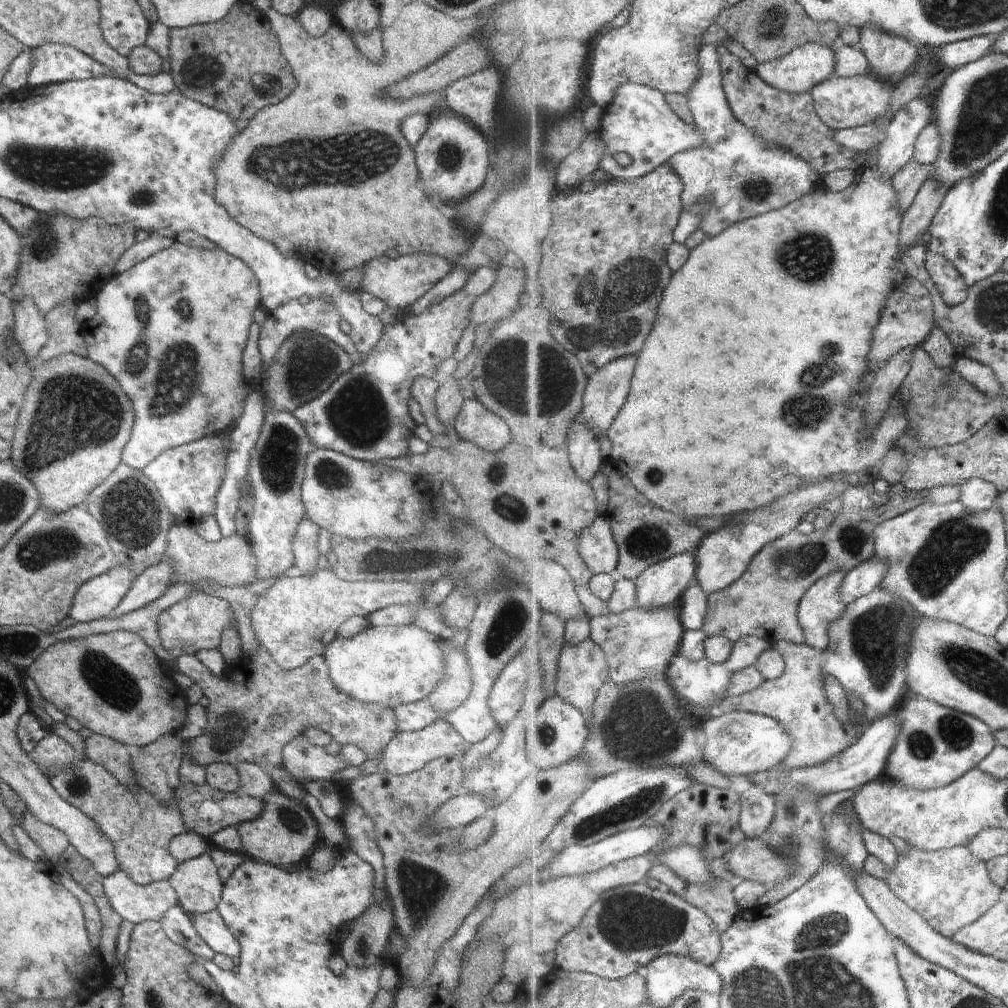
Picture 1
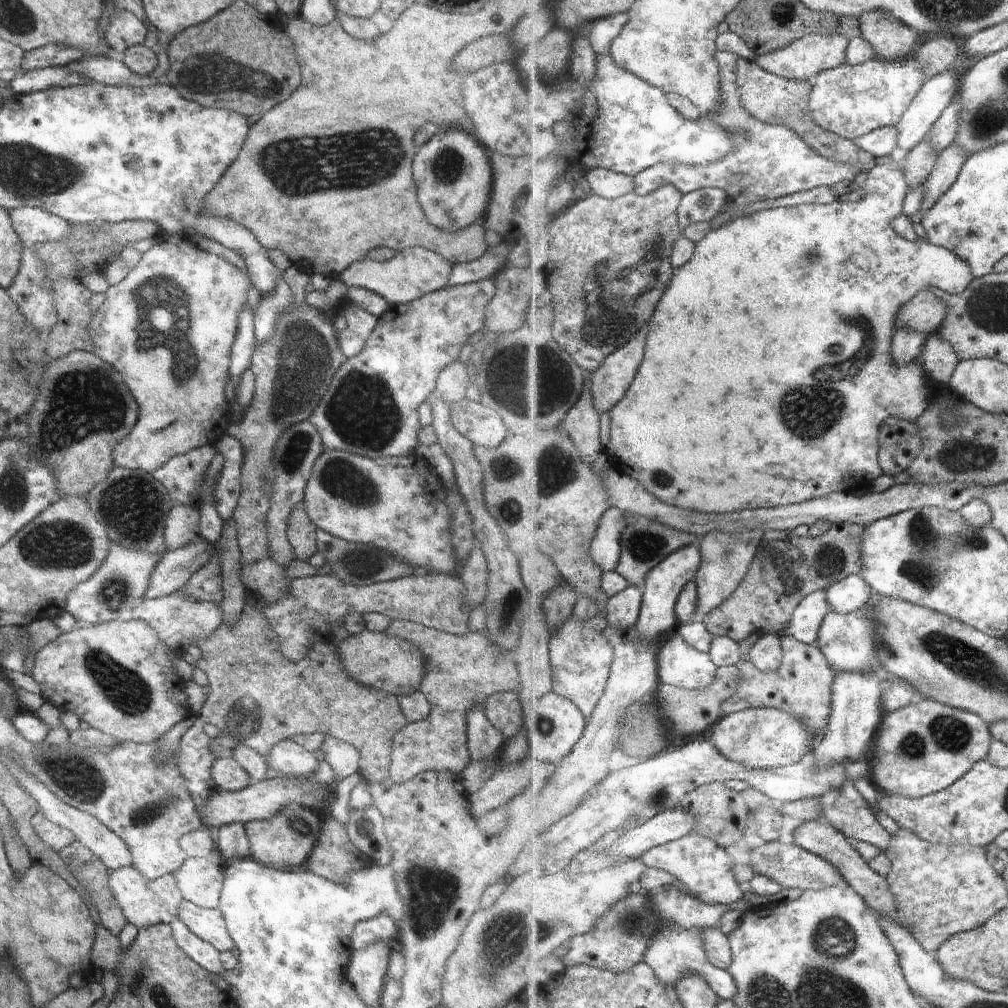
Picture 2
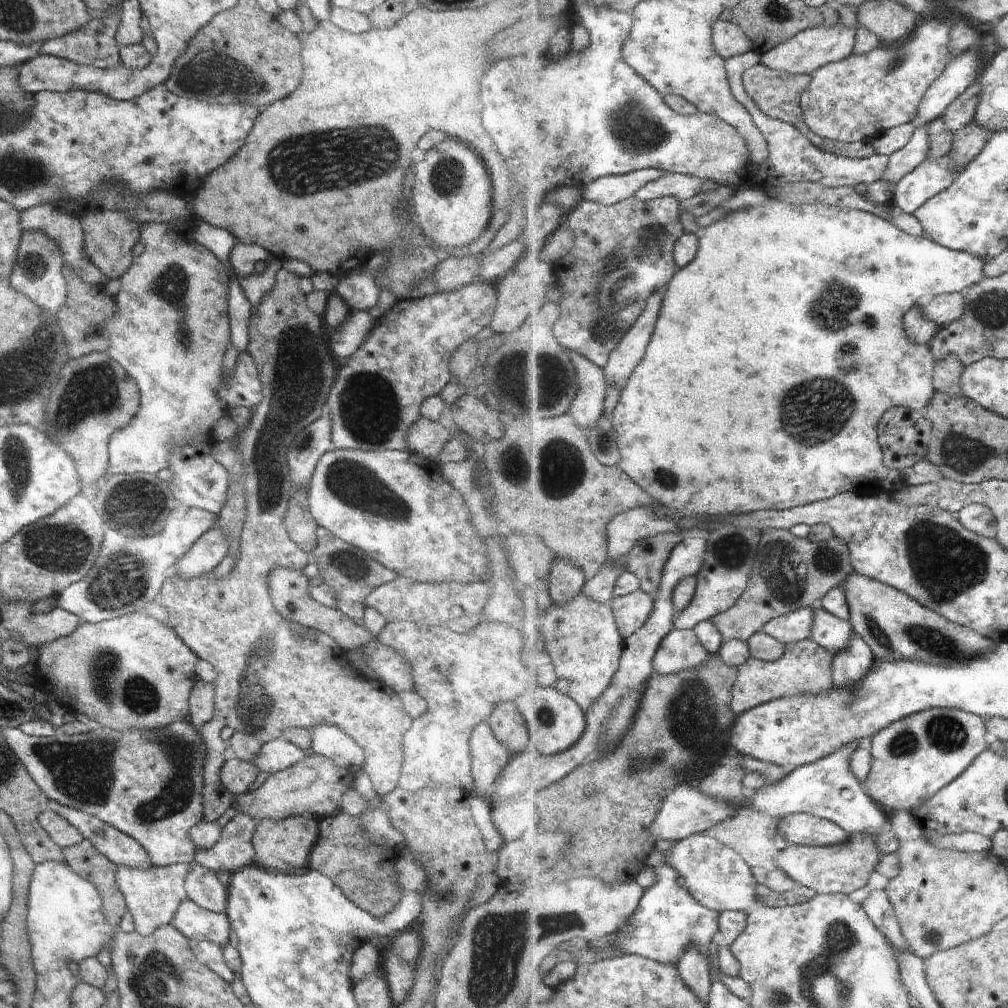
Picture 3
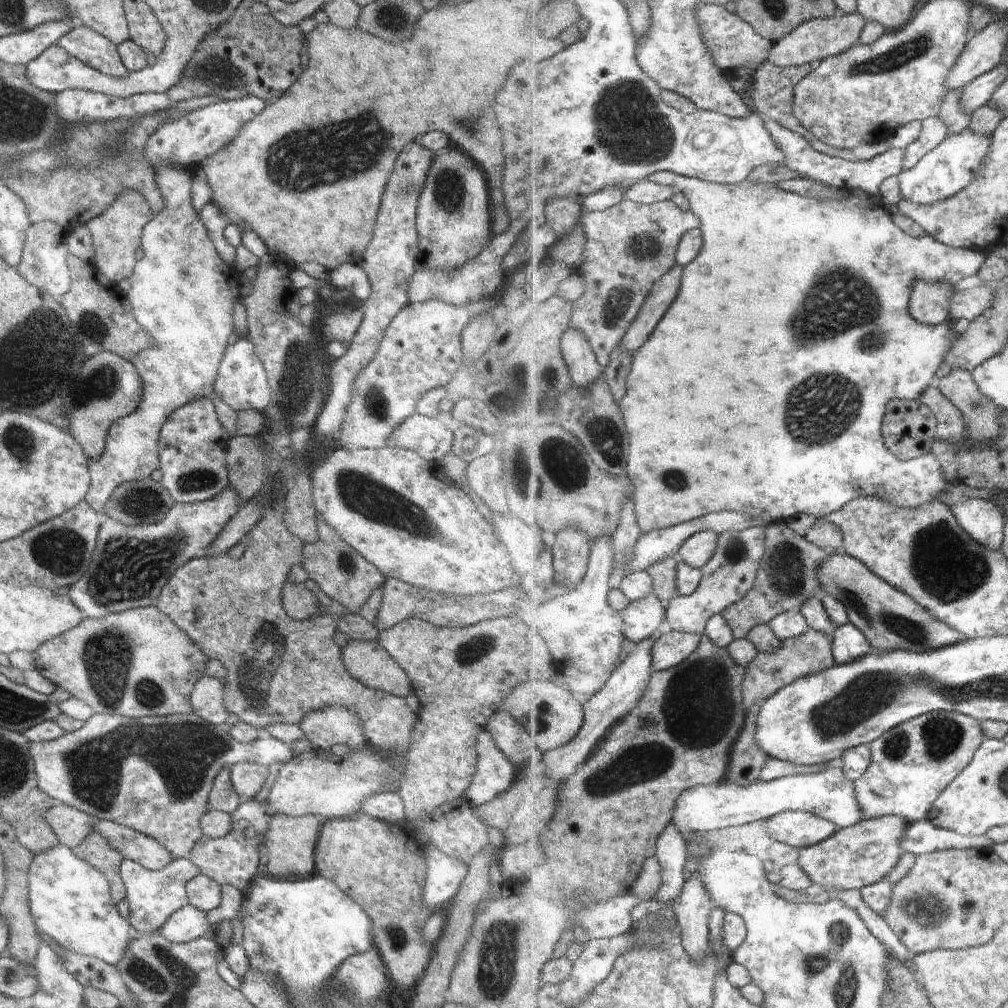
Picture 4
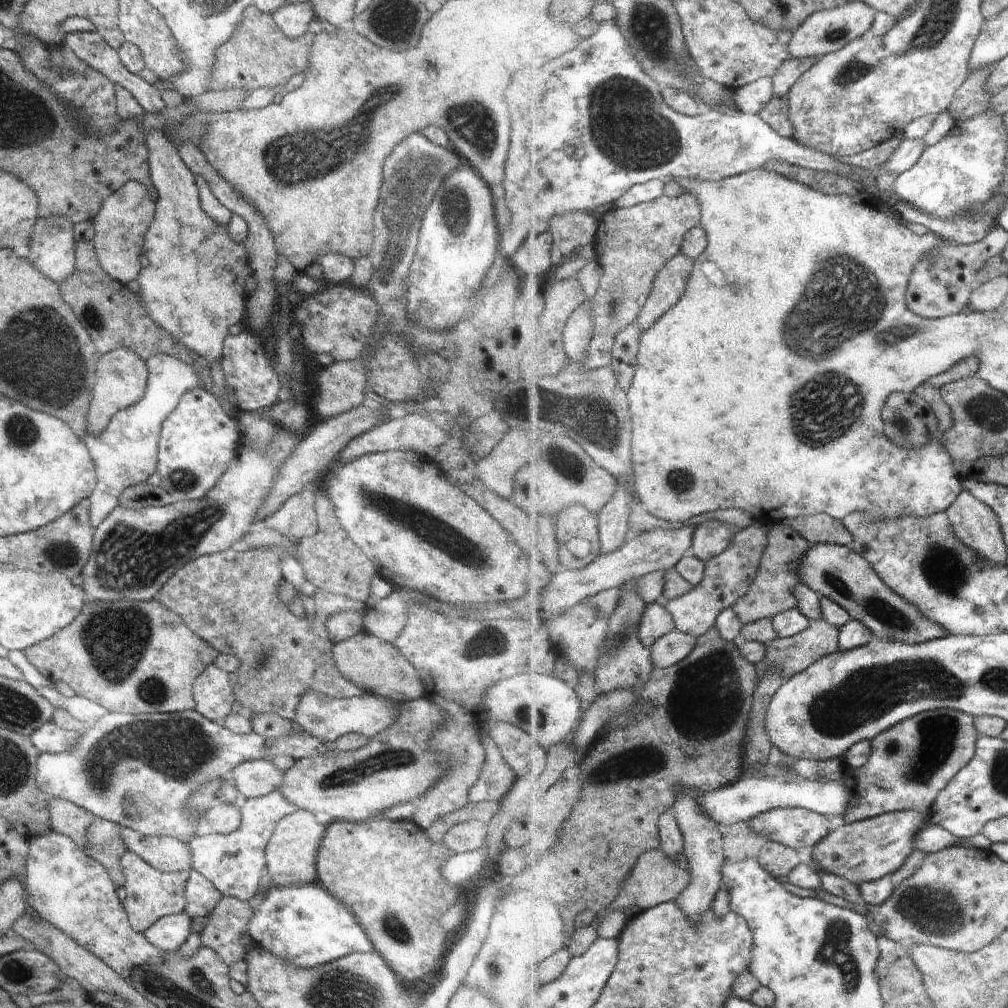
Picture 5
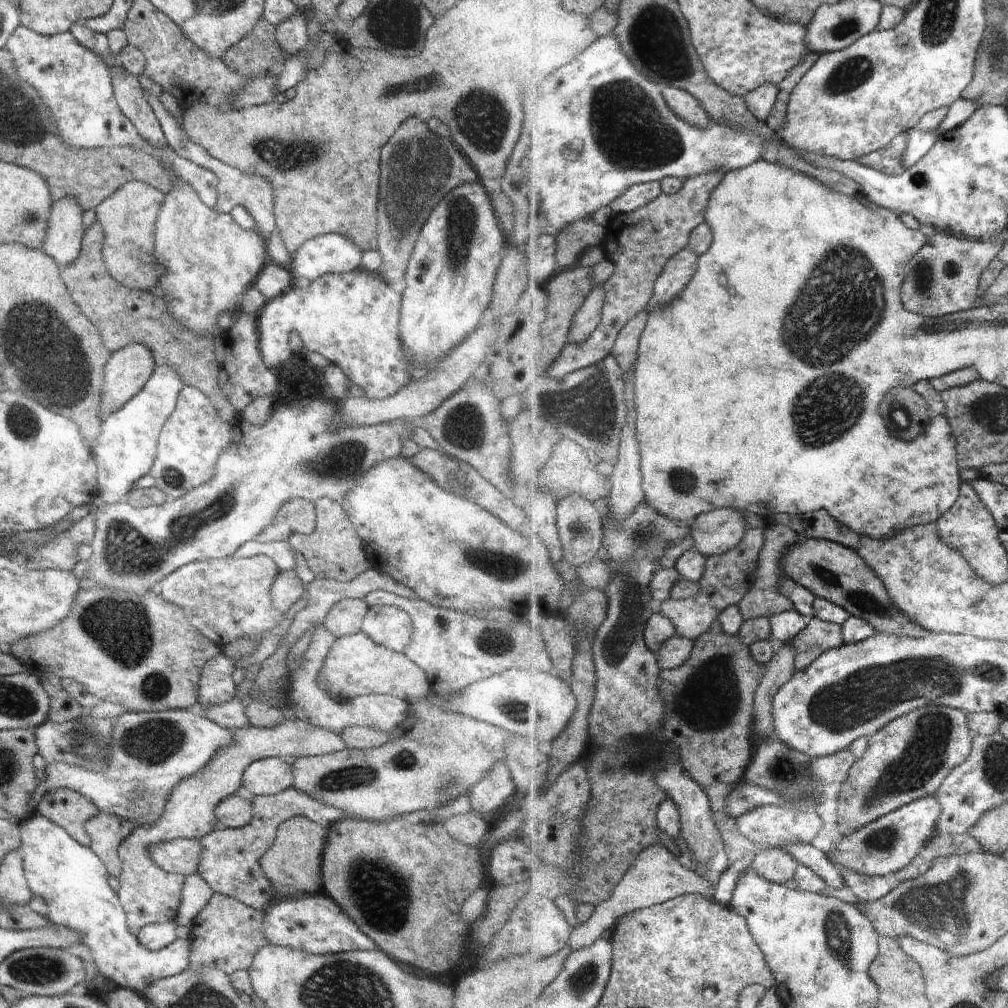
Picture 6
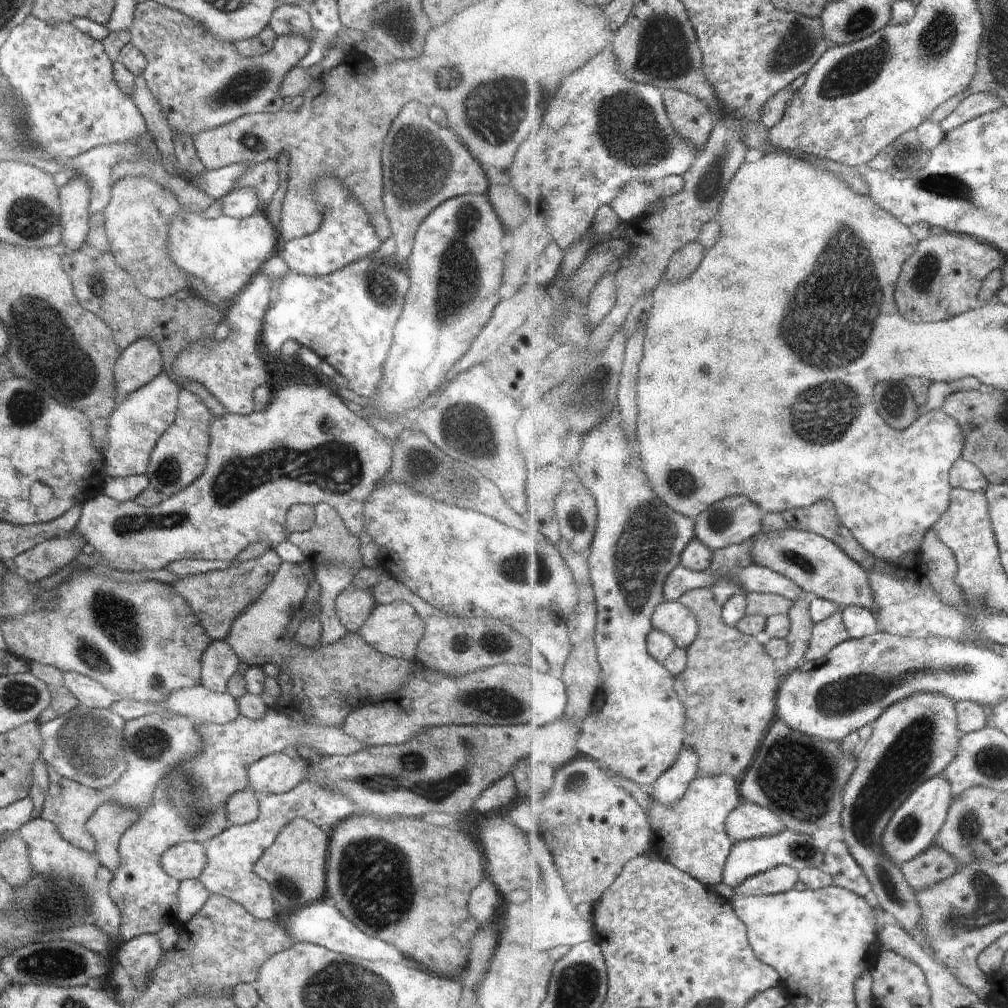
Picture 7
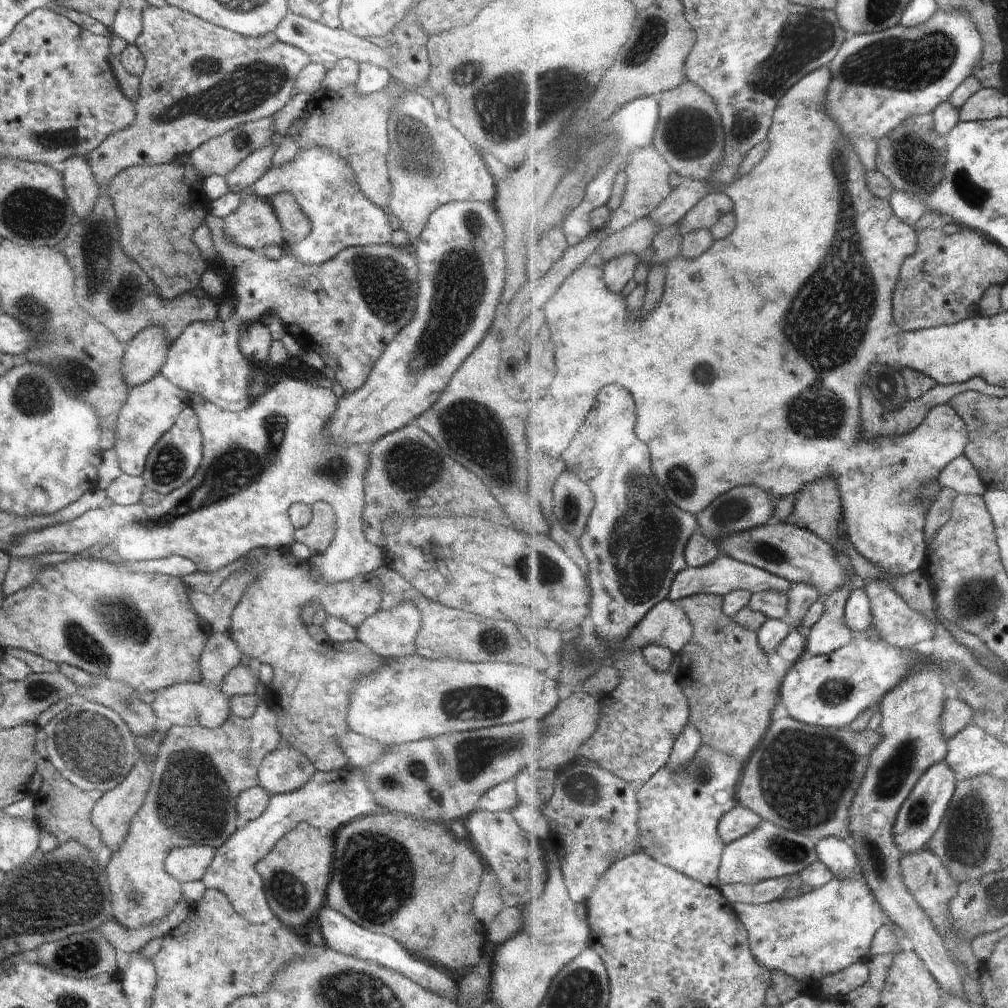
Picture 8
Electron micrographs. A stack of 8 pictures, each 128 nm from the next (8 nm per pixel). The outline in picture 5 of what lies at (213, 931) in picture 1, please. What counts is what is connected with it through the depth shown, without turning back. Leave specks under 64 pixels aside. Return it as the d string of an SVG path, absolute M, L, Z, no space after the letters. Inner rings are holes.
M185 911L178 915L167 915L151 925L143 936L160 951L174 952L193 938L192 920Z

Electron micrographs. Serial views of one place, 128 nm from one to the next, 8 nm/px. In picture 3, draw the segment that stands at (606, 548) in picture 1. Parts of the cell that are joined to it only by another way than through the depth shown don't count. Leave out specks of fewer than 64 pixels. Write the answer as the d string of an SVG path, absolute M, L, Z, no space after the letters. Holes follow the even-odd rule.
M776 199L770 200L768 204L770 206L736 210L726 218L705 227L701 231L701 245L696 260L686 268L679 269L665 288L666 298L654 338L647 350L648 354L638 370L632 374L632 378L624 383L613 422L618 430L618 442L623 456L622 462L617 465L640 483L646 492L653 495L660 506L668 508L670 514L662 514L654 508L642 506L637 513L617 515L614 522L610 522L608 533L609 560L612 560L612 564L622 564L622 560L632 552L638 540L678 531L678 522L690 514L712 514L711 517L720 517L728 514L746 515L762 510L792 510L821 500L830 500L845 492L893 495L910 488L903 476L904 470L888 468L884 462L886 456L879 440L879 424L886 412L896 406L908 406L922 412L927 410L938 391L935 386L938 359L930 343L922 344L910 338L905 326L906 314L923 301L944 293L965 292L966 288L970 289L983 281L987 261L970 252L944 246L926 234L908 234L898 229L890 220L864 210L840 205L788 204Z

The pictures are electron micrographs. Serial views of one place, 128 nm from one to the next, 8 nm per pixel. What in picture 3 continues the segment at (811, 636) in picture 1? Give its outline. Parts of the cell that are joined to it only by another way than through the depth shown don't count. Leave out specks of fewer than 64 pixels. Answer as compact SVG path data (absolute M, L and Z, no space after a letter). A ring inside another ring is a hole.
M816 606L804 607L775 618L763 631L788 645L811 638L814 624L816 624Z

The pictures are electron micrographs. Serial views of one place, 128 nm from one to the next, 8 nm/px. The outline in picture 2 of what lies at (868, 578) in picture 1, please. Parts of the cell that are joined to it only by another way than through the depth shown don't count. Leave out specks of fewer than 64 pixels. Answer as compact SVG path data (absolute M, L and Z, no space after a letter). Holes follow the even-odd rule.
M850 576L845 581L837 582L829 588L829 601L838 614L860 613L866 607L876 592L872 586L860 576Z

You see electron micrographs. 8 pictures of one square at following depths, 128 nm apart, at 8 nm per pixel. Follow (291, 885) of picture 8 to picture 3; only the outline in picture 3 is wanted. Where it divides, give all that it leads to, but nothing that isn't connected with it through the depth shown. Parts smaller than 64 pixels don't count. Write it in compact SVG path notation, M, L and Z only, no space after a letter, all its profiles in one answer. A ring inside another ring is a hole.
M298 815L282 820L264 819L257 822L253 836L257 865L264 869L272 868L272 871L281 870L283 873L308 867L310 851L317 840L318 821L314 816Z

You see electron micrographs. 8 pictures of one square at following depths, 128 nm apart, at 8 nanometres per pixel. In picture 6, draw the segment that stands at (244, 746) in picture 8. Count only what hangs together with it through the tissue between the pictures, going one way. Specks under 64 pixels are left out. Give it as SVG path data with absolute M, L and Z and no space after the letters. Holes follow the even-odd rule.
M286 717L282 724L267 728L246 724L230 732L234 734L234 742L230 746L218 750L202 770L174 786L162 816L154 824L135 826L118 846L121 872L118 878L120 888L116 894L126 913L128 930L132 934L138 934L146 925L162 924L176 919L185 880L185 876L181 874L167 873L156 866L150 858L150 846L172 839L199 839L218 828L214 808L225 798L236 795L242 788L242 775L251 762L270 757L316 757L334 754L347 748L340 734L312 726L300 718L290 720Z

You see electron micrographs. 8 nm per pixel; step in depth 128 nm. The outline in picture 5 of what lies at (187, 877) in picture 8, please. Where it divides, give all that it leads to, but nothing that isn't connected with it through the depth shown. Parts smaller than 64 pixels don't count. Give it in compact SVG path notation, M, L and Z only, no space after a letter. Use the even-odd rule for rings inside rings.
M120 827L119 836L125 851L136 854L146 865L159 872L174 873L191 869L188 844L171 837L143 836L129 827Z

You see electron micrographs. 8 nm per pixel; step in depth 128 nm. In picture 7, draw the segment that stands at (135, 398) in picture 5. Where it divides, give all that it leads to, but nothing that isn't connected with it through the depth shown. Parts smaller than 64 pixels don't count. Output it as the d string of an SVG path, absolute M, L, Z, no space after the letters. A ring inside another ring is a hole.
M138 338L127 346L114 365L114 388L118 399L152 382L163 372L162 354L150 338Z

